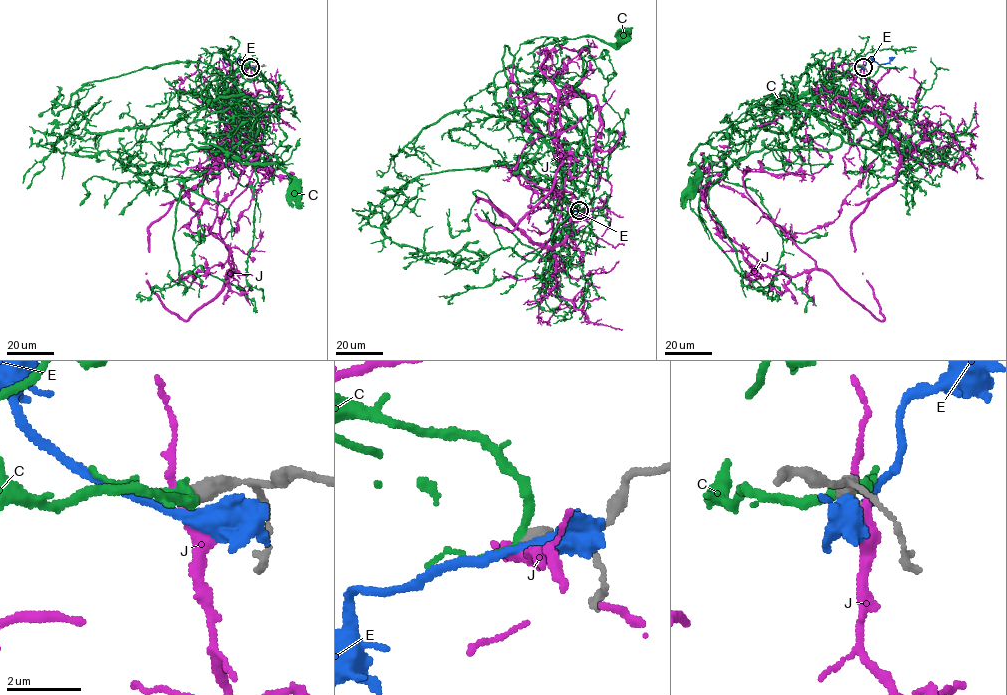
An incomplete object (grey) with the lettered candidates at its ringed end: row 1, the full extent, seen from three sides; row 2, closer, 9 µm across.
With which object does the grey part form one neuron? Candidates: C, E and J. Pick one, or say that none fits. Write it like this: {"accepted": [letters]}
{"accepted": ["J"]}

